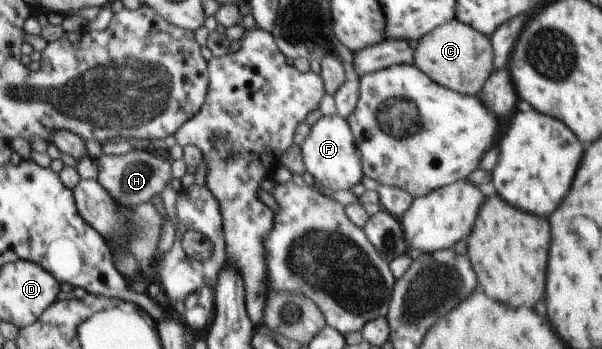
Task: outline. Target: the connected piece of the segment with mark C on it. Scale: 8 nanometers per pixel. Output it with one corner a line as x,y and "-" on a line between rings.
454,18
419,38
414,65
440,86
475,96
494,70
494,50
488,36

